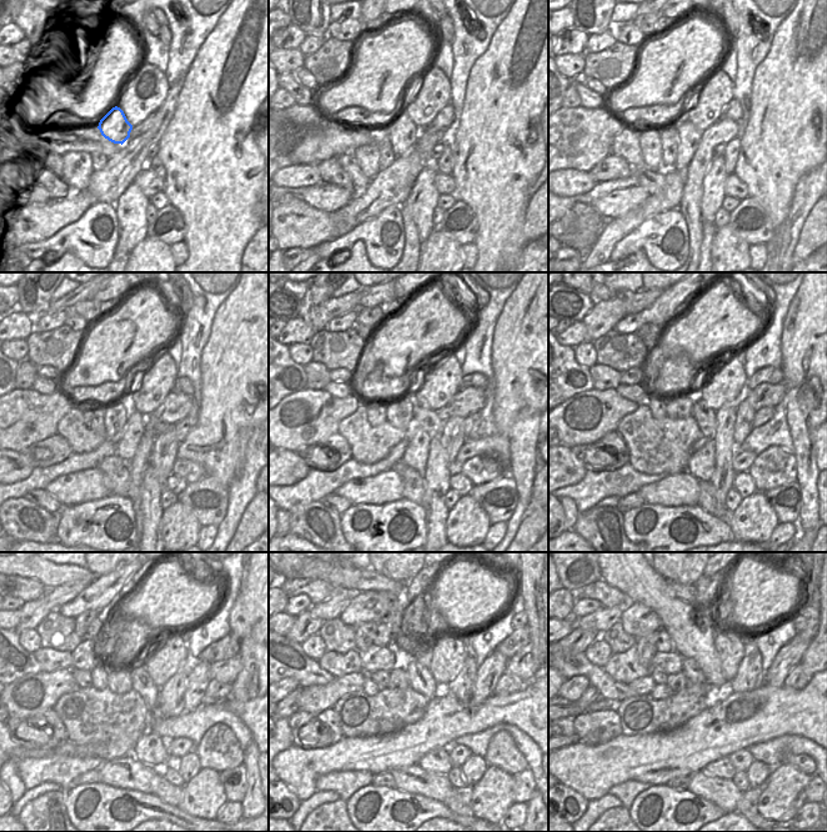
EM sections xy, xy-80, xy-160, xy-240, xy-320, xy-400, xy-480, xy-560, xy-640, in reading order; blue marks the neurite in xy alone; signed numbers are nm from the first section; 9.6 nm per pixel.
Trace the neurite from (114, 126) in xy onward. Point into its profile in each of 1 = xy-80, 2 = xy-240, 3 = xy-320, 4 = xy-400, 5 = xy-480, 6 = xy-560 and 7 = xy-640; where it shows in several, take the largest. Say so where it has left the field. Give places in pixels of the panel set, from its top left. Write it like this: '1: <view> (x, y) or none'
1: xy-80 (404, 134)
2: xy-240 (134, 429)
3: xy-320 (416, 454)
4: xy-400 (701, 465)
5: xy-480 (150, 748)
6: xy-560 (437, 760)
7: xy-640 (722, 767)

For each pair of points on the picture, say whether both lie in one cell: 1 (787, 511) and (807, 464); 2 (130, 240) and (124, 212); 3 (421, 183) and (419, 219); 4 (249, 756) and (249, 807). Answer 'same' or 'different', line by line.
1: different
2: same
3: same
4: same

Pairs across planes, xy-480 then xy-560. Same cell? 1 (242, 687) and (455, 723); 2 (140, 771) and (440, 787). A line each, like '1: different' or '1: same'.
1: different
2: same

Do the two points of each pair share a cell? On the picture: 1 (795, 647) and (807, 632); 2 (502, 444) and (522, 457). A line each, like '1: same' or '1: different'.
1: different
2: different

